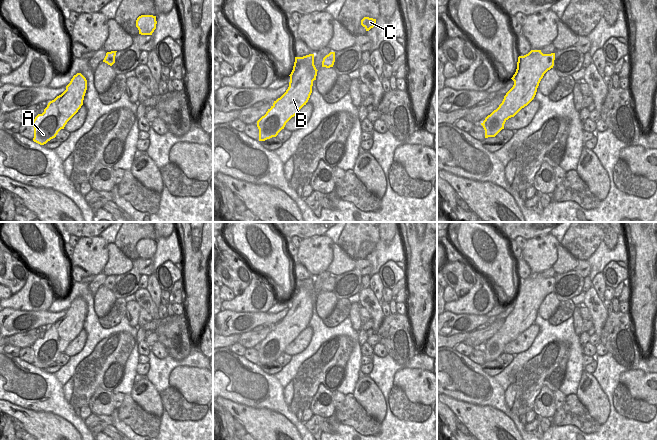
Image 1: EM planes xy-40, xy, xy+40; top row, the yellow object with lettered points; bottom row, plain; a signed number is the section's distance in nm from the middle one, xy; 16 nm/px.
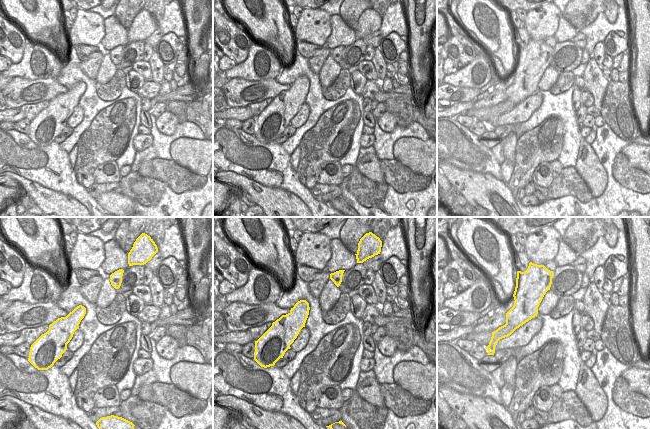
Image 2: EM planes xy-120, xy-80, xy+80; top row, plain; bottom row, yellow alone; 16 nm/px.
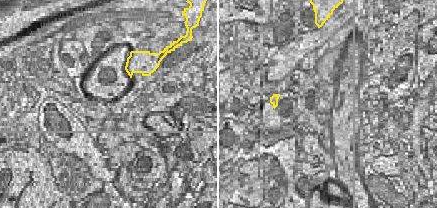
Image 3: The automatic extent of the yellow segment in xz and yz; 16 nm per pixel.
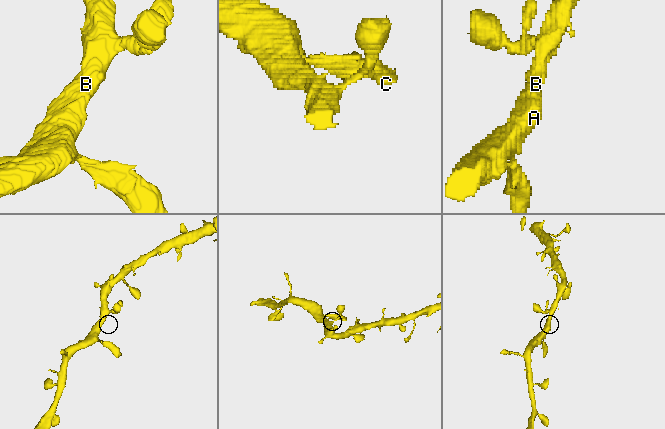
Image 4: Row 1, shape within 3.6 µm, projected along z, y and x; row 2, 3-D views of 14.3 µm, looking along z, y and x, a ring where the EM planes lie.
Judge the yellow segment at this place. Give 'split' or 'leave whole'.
leave whole

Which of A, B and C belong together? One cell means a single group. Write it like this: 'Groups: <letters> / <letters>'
Groups: A B C

